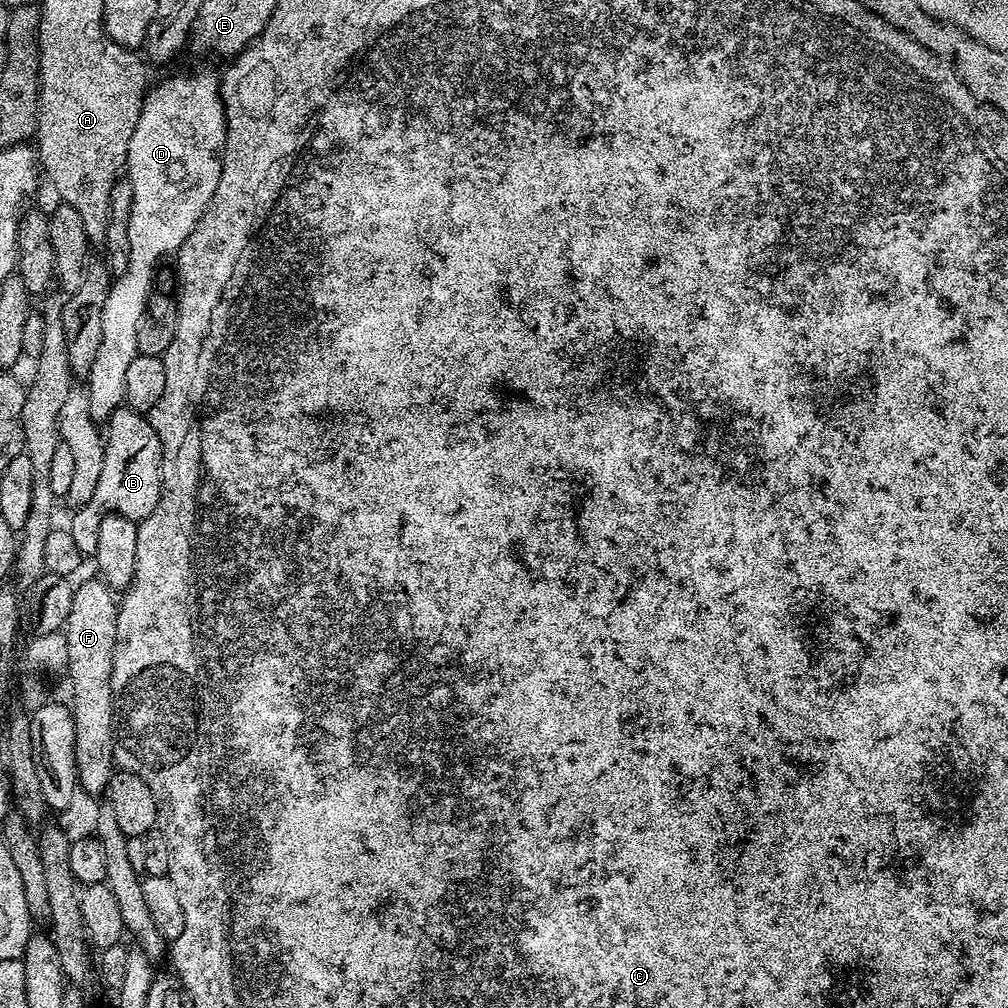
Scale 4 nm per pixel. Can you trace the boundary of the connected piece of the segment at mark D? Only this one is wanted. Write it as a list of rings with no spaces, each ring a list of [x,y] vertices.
[[[188,72],[185,76],[174,76],[170,80],[164,80],[160,85],[149,87],[142,106],[142,114],[138,114],[138,126],[134,126],[134,135],[130,138],[130,150],[128,151],[128,162],[126,165],[126,178],[134,190],[134,202],[130,206],[130,262],[126,262],[126,270],[119,278],[113,279],[108,285],[106,294],[106,306],[102,306],[102,342],[98,346],[98,355],[94,358],[94,366],[90,366],[86,377],[86,391],[88,394],[88,406],[90,408],[90,418],[97,422],[107,422],[114,414],[116,408],[125,403],[126,394],[126,369],[130,367],[130,362],[138,354],[138,330],[144,320],[144,311],[148,305],[148,297],[154,291],[152,279],[156,276],[156,267],[160,264],[163,256],[171,257],[180,251],[182,242],[190,238],[194,226],[202,218],[210,198],[214,198],[214,190],[218,190],[218,178],[220,177],[220,161],[222,159],[222,149],[224,147],[224,136],[228,132],[228,123],[224,117],[224,100],[220,96],[221,77],[212,72]]]

